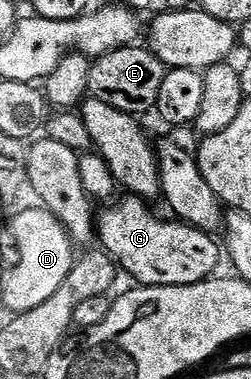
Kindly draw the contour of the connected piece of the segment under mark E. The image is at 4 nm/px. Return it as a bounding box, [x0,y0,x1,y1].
[87,44,166,115]

